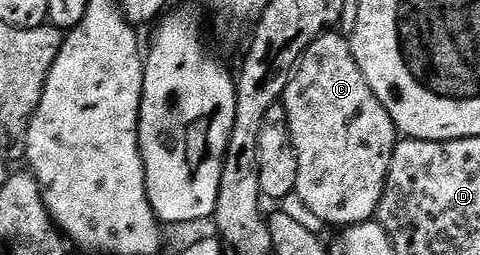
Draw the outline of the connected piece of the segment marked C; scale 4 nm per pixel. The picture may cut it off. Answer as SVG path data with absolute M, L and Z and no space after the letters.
M341 31L323 32L312 41L308 50L304 50L290 75L284 103L290 137L298 155L298 173L294 187L296 200L316 219L323 220L326 224L335 224L335 229L338 230L375 219L388 178L388 166L392 162L400 133L388 110L384 110L380 98L376 98L372 86L368 86L360 66L356 66L356 58Z

